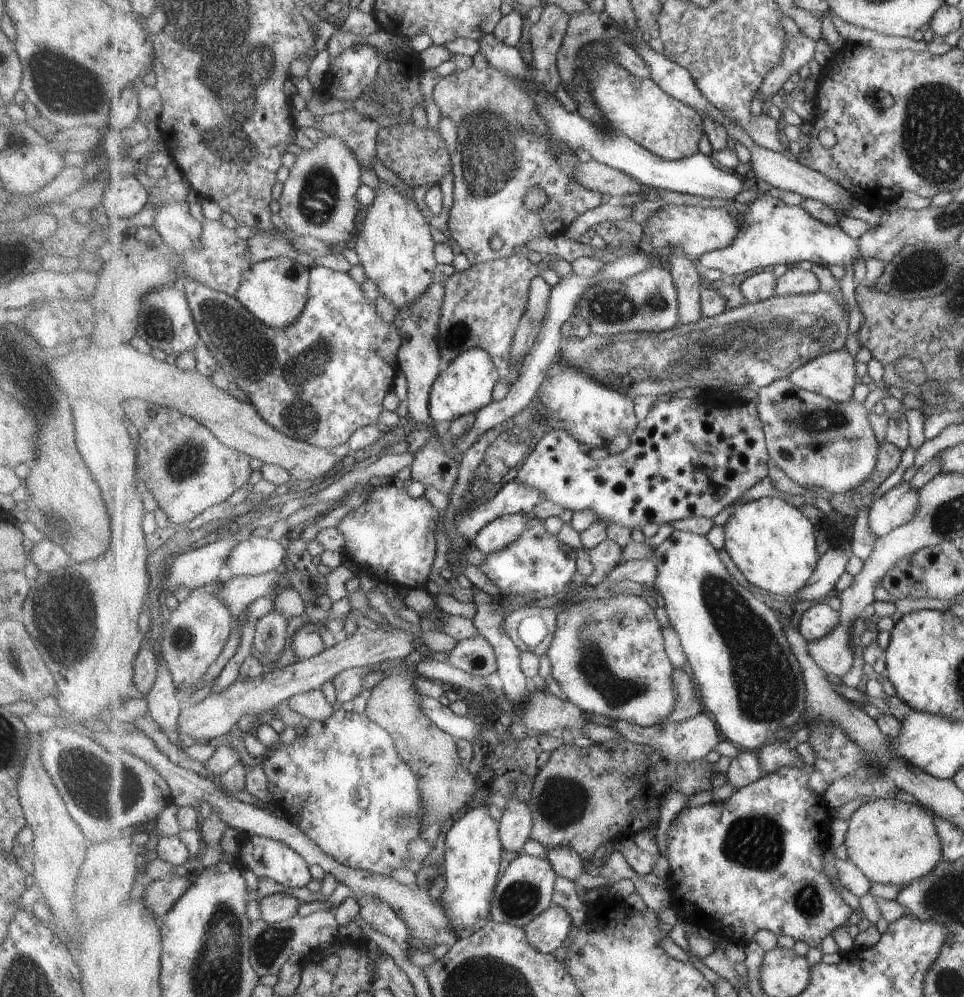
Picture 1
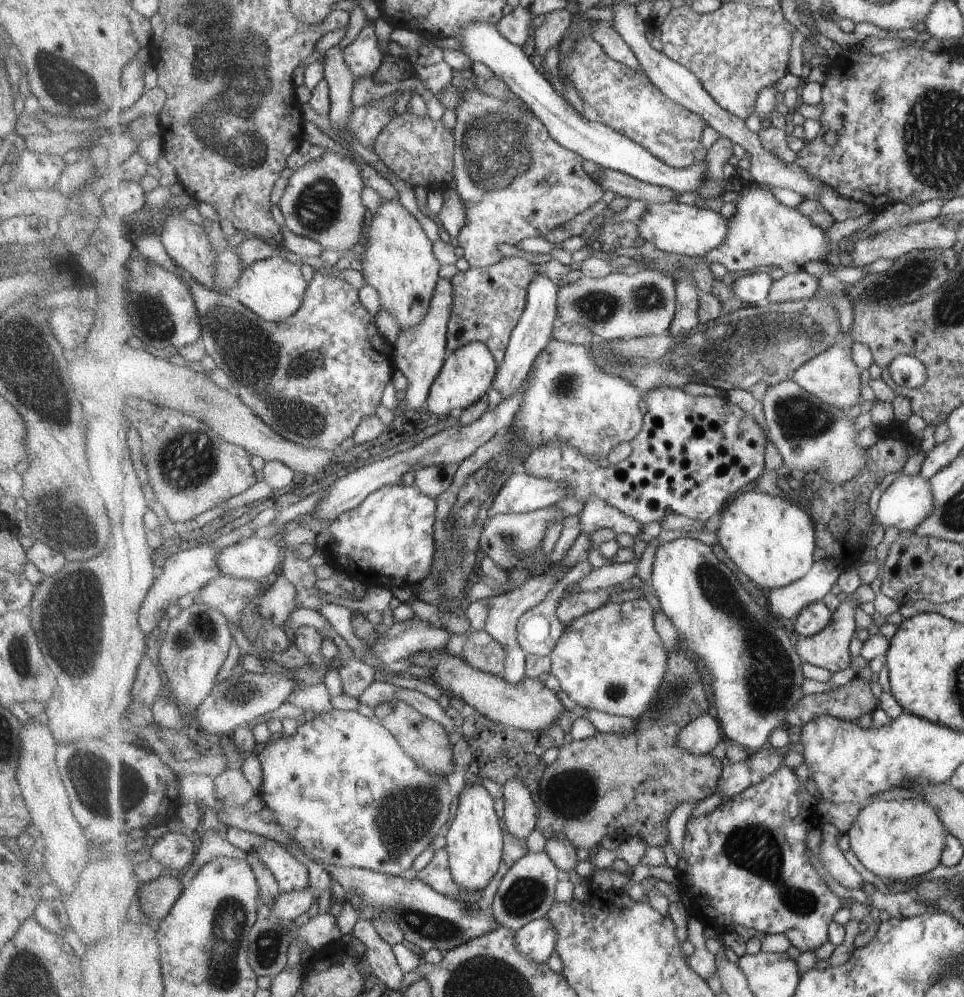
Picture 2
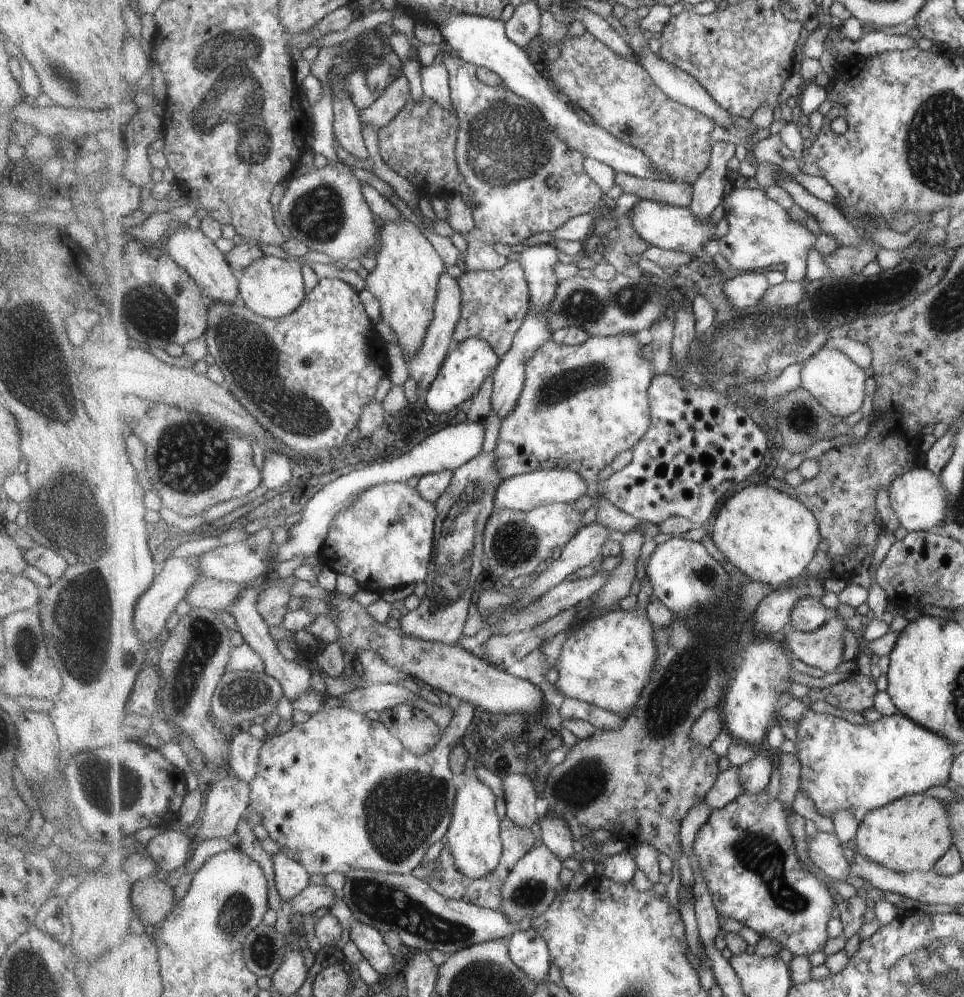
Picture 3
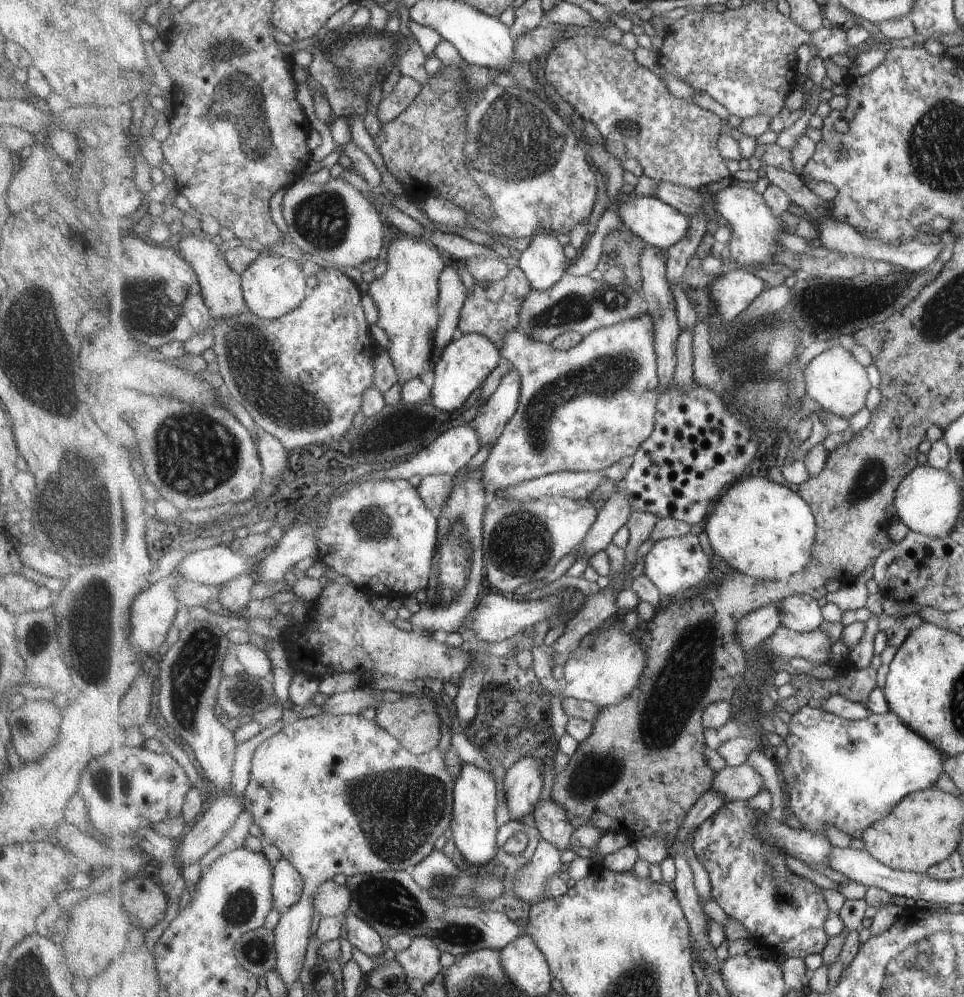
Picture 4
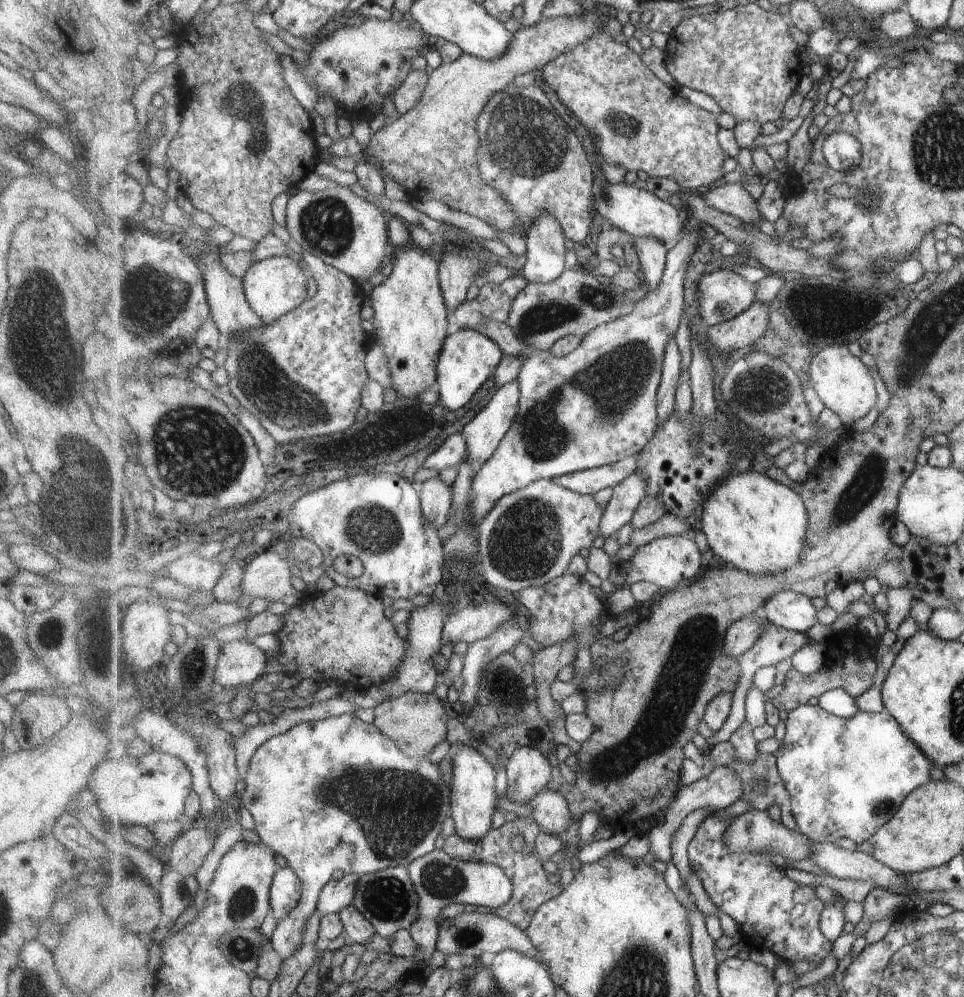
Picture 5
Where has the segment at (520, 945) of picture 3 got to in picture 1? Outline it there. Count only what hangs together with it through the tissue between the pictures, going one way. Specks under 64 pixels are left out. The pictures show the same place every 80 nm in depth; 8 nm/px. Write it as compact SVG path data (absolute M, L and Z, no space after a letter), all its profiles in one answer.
M553 904L543 914L524 926L531 946L540 953L553 954L565 942L572 931L573 920L569 912L561 906Z

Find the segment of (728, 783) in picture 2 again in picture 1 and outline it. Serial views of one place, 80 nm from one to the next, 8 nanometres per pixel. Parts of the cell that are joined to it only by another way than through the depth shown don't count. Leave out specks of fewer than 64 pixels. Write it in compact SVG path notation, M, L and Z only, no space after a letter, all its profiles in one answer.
M743 750L737 758L731 760L728 771L723 776L723 782L729 782L737 789L749 786L752 782L766 775L757 750Z

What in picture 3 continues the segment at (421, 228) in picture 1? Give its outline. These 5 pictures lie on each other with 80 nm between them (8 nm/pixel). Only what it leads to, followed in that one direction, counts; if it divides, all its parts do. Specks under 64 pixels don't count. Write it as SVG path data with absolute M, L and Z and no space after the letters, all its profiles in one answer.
M401 216L401 220L385 220L379 228L379 247L372 254L375 268L366 277L366 290L378 300L380 317L395 333L407 362L413 360L423 346L423 338L434 316L440 277L446 272L447 266L419 226L404 216Z

